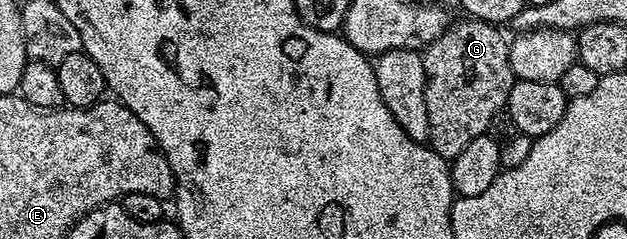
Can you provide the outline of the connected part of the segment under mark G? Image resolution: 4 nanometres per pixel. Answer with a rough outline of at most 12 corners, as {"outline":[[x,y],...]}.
{"outline":[[454,21],[420,51],[428,147],[452,160],[506,109],[508,37]]}

